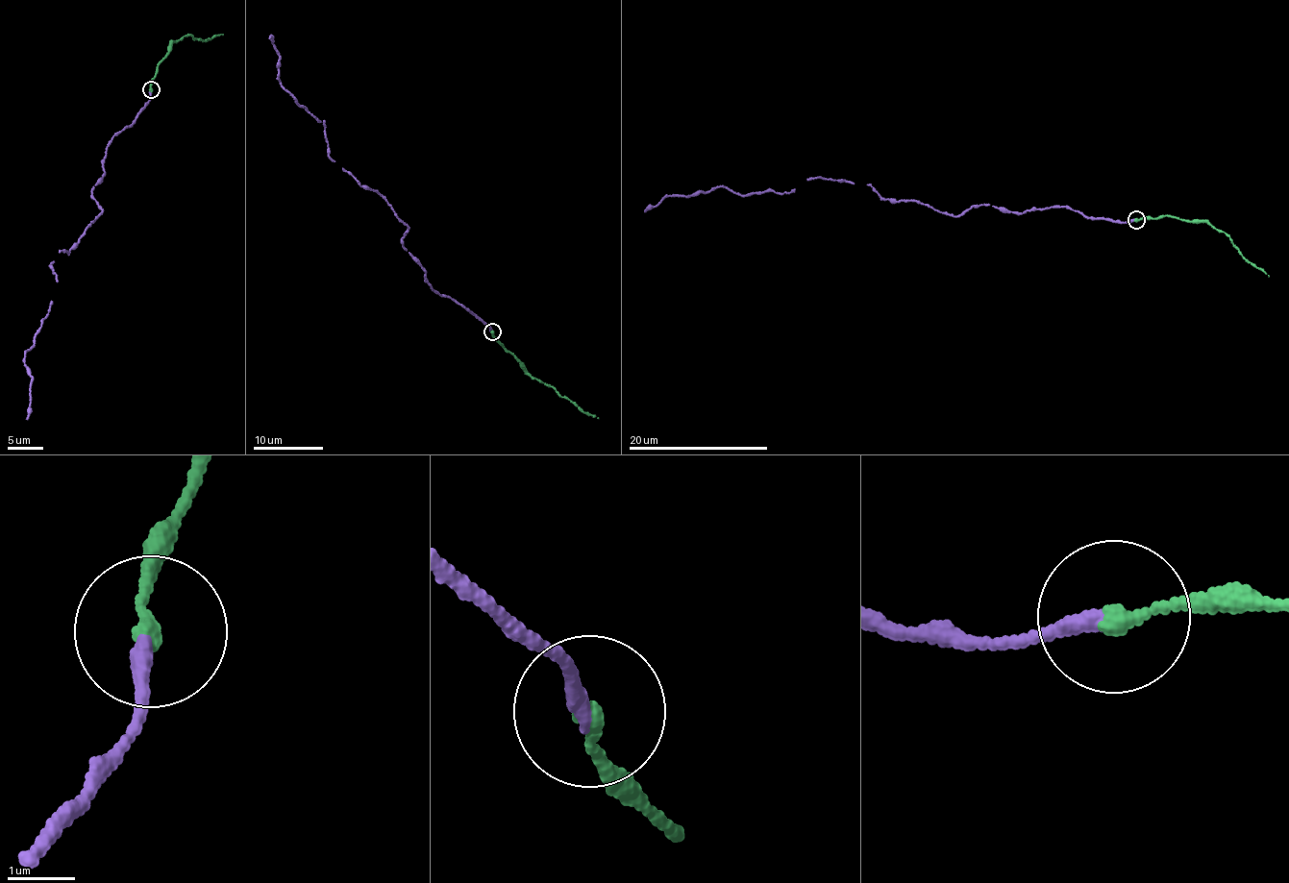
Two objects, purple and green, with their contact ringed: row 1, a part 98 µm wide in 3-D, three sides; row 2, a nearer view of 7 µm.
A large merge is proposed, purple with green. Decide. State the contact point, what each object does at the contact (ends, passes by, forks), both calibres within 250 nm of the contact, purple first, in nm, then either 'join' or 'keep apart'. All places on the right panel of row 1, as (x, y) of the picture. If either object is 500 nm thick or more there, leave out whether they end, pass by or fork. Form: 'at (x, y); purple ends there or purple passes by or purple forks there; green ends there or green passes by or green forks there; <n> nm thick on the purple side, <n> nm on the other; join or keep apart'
at (1136, 219); purple ends there; green ends there; 260 nm thick on the purple side, 220 nm on the other; join

